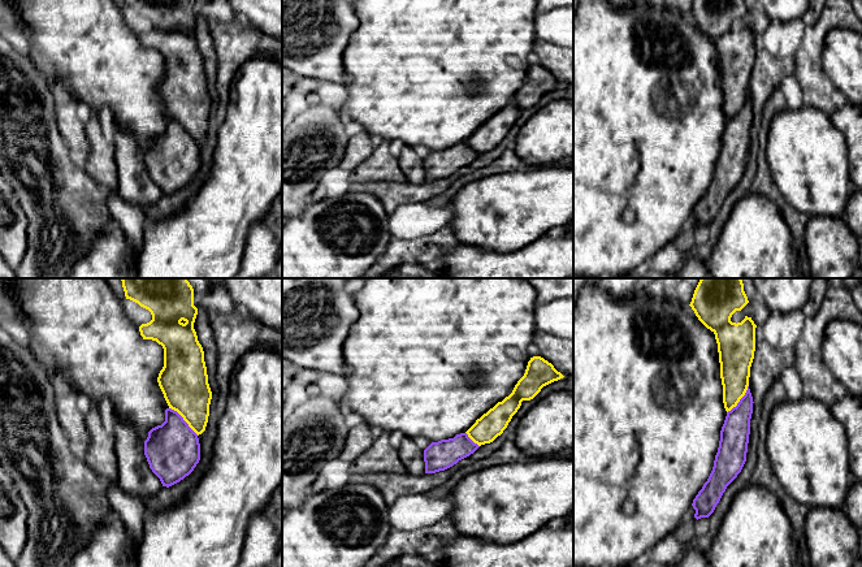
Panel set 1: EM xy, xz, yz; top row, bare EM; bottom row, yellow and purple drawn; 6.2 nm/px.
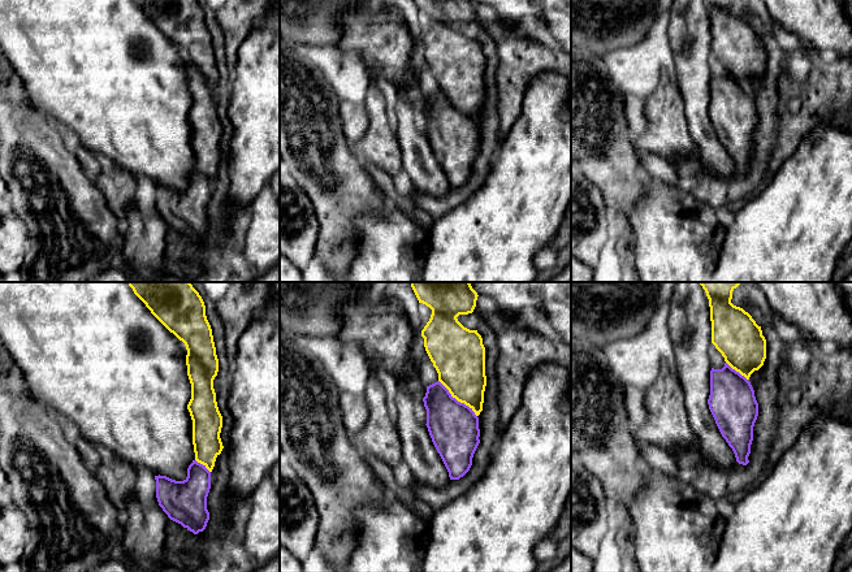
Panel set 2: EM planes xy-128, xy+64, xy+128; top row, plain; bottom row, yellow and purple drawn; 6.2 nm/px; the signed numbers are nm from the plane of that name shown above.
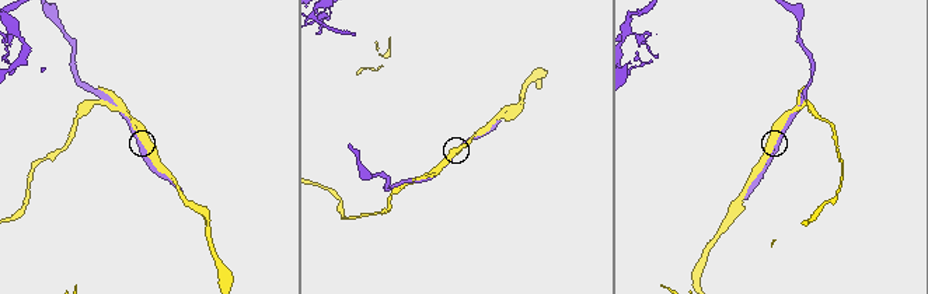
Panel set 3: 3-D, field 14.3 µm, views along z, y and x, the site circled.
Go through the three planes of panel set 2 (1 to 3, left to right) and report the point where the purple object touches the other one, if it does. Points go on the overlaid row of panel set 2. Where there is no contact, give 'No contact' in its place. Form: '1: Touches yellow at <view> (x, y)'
1: Touches yellow at xy-128 (203, 464)
2: Touches yellow at xy+64 (457, 399)
3: Touches yellow at xy+128 (736, 371)

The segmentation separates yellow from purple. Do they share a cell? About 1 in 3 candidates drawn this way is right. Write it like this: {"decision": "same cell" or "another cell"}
{"decision": "same cell"}

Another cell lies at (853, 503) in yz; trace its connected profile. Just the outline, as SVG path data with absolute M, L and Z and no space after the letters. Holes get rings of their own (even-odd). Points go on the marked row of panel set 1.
M852 480L844 505L849 520L862 532L862 482Z

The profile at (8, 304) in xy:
M0 278L0 312L25 324L17 307L17 300L12 297L5 278Z

